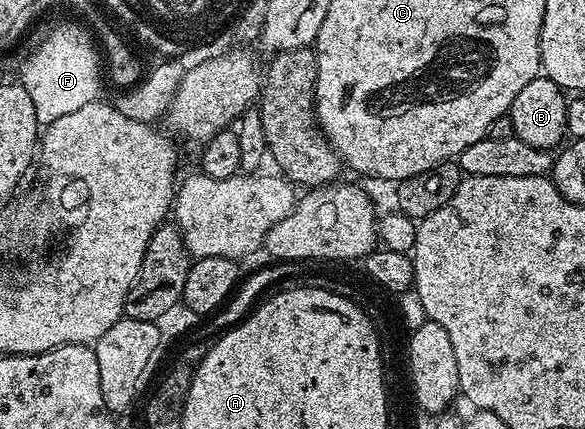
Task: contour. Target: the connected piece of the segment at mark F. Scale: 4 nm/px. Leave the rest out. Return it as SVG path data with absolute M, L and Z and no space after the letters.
M62 24L54 28L38 44L38 49L22 64L20 83L28 95L32 97L32 106L36 106L36 118L39 125L45 126L56 122L56 118L64 118L64 114L72 114L72 110L80 110L80 106L88 106L88 102L99 99L102 88L103 69L100 66L100 52L94 49L90 36L78 24Z

